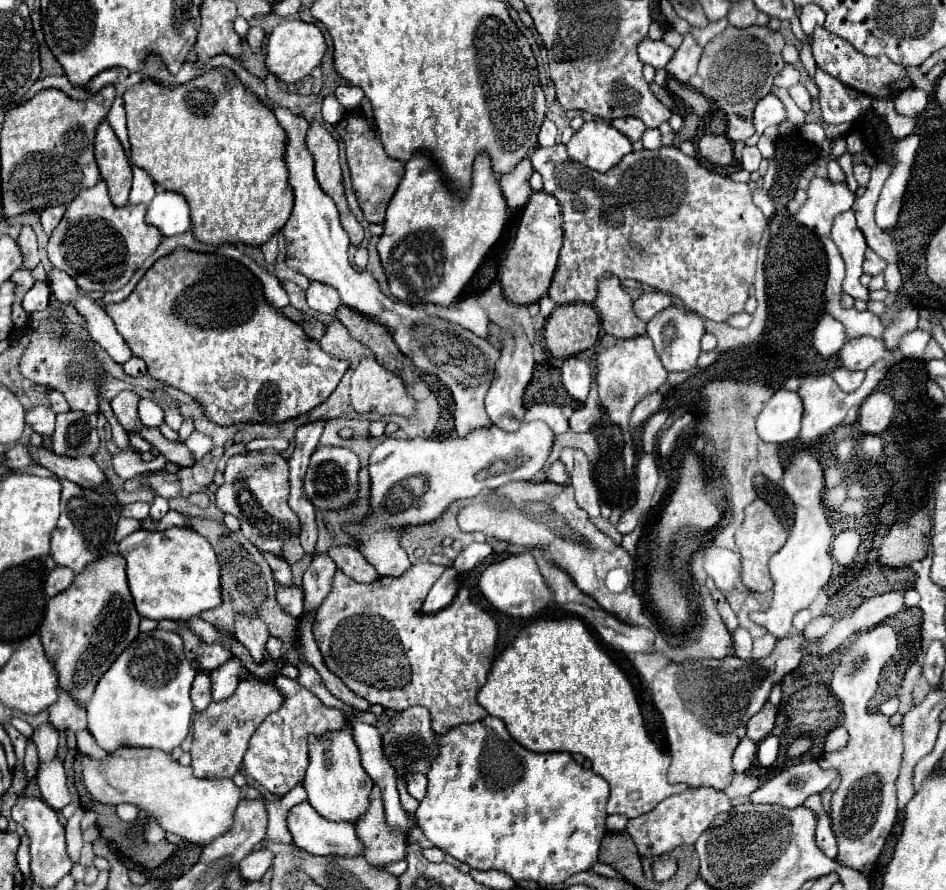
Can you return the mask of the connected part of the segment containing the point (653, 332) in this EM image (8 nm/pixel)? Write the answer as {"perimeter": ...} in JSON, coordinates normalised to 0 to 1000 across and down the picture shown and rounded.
{"perimeter":[[[710,342],[685,362],[683,375],[689,380],[691,391],[706,418],[725,418],[736,413],[736,404],[740,400],[740,380],[746,375],[746,362],[736,351],[727,351],[721,344]]]}

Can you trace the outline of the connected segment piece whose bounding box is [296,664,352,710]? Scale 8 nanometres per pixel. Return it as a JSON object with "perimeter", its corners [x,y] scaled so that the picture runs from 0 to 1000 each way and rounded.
{"perimeter":[[[315,746],[315,766],[326,773],[328,778],[332,778],[345,793],[355,793],[359,798],[372,798],[368,791],[362,791],[362,787],[355,787],[340,769],[340,762],[336,760],[336,755],[332,755],[332,751],[328,751],[328,746]]]}

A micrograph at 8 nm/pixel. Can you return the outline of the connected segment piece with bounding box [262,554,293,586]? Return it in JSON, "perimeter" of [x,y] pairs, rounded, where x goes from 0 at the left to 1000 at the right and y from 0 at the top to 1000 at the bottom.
{"perimeter":[[[279,625],[283,630],[283,634],[285,635],[291,652],[294,654],[294,656],[298,658],[308,658],[310,657],[310,647],[307,639],[305,634],[300,630],[296,631],[296,629],[292,629],[292,627],[288,627],[288,625]]]}

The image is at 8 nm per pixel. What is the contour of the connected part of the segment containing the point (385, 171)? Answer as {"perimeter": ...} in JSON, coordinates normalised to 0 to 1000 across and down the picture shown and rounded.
{"perimeter":[[[366,126],[362,137],[355,139],[355,146],[364,155],[364,162],[366,162],[370,198],[372,198],[374,216],[376,216],[376,222],[378,222],[385,245],[395,252],[406,252],[408,231],[427,198],[427,184],[408,175],[408,171],[400,157],[400,151],[393,146],[391,137],[385,130],[378,130],[374,126]]]}

